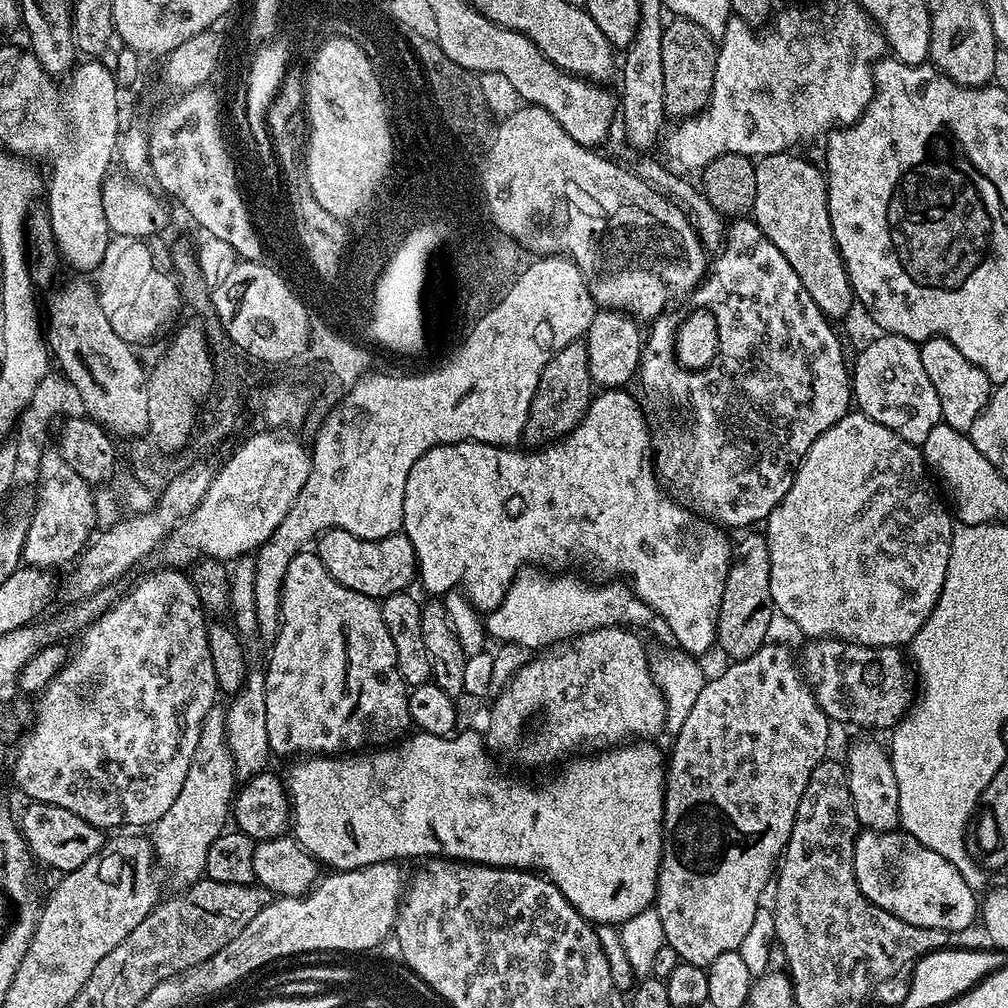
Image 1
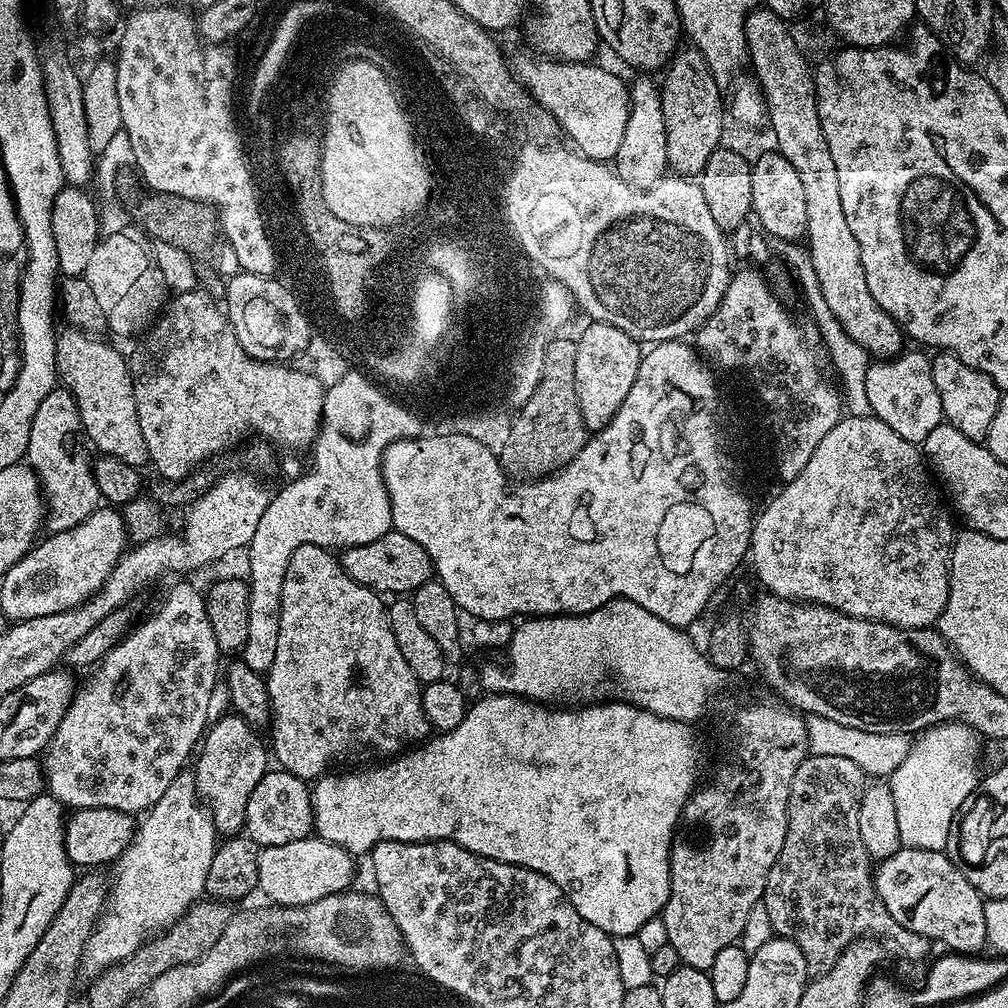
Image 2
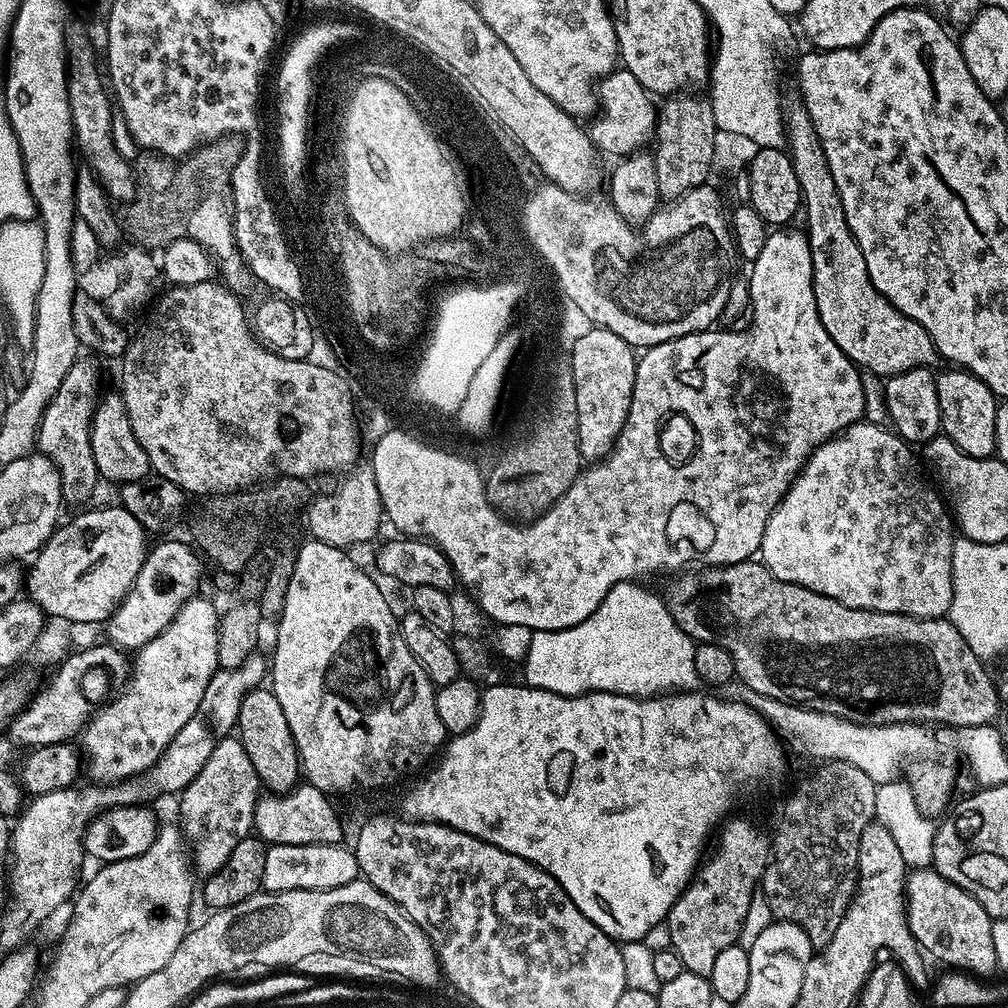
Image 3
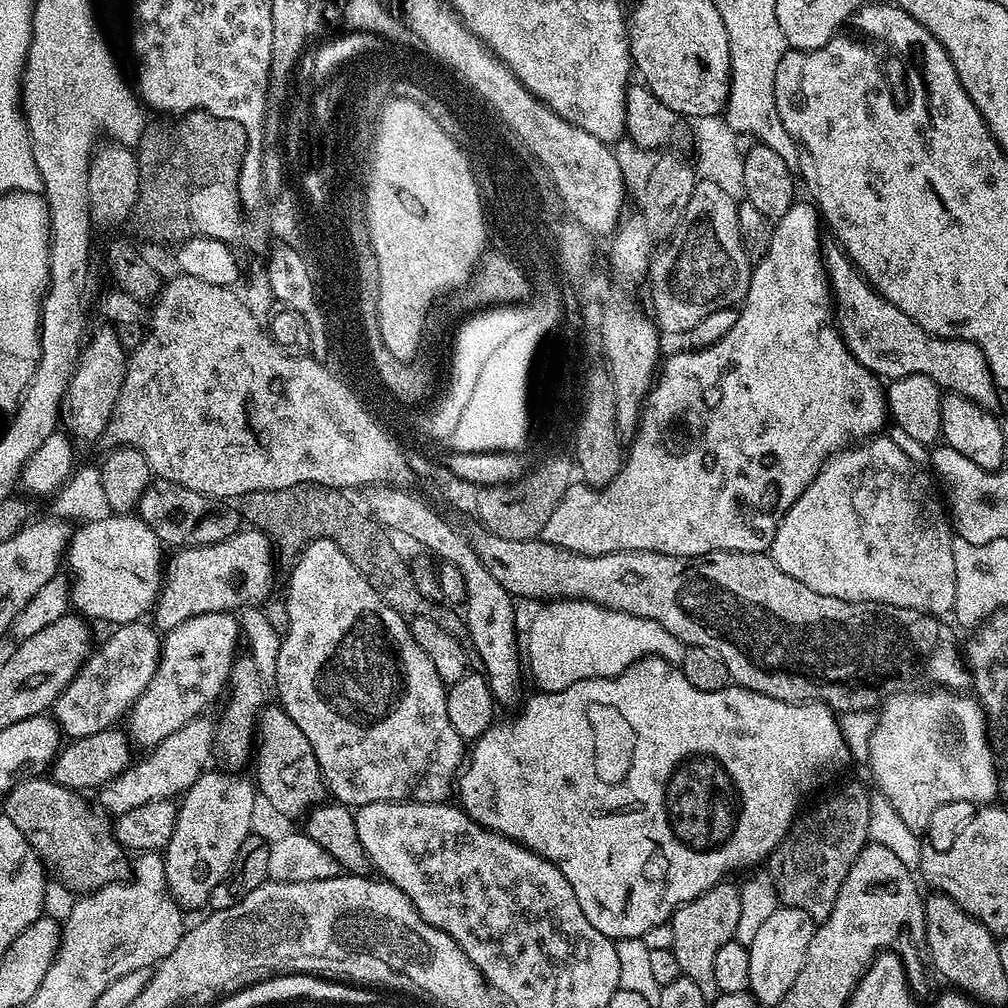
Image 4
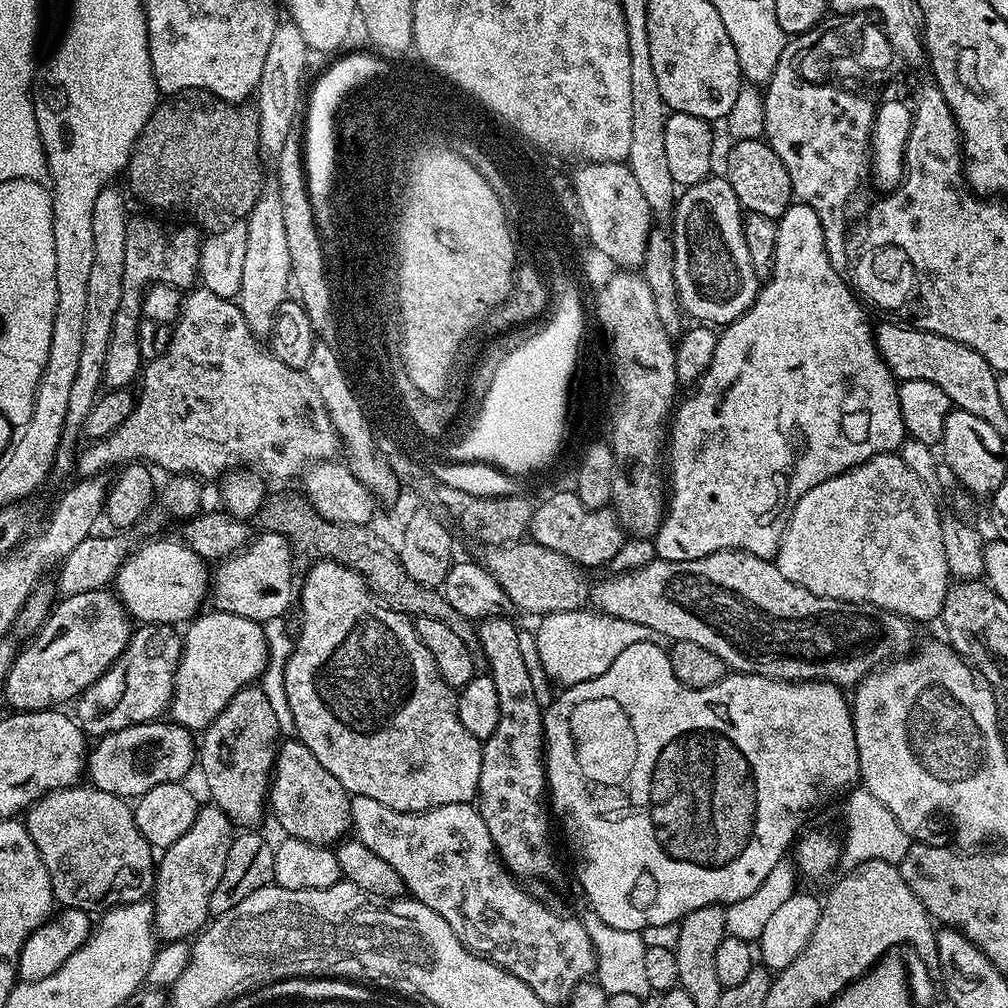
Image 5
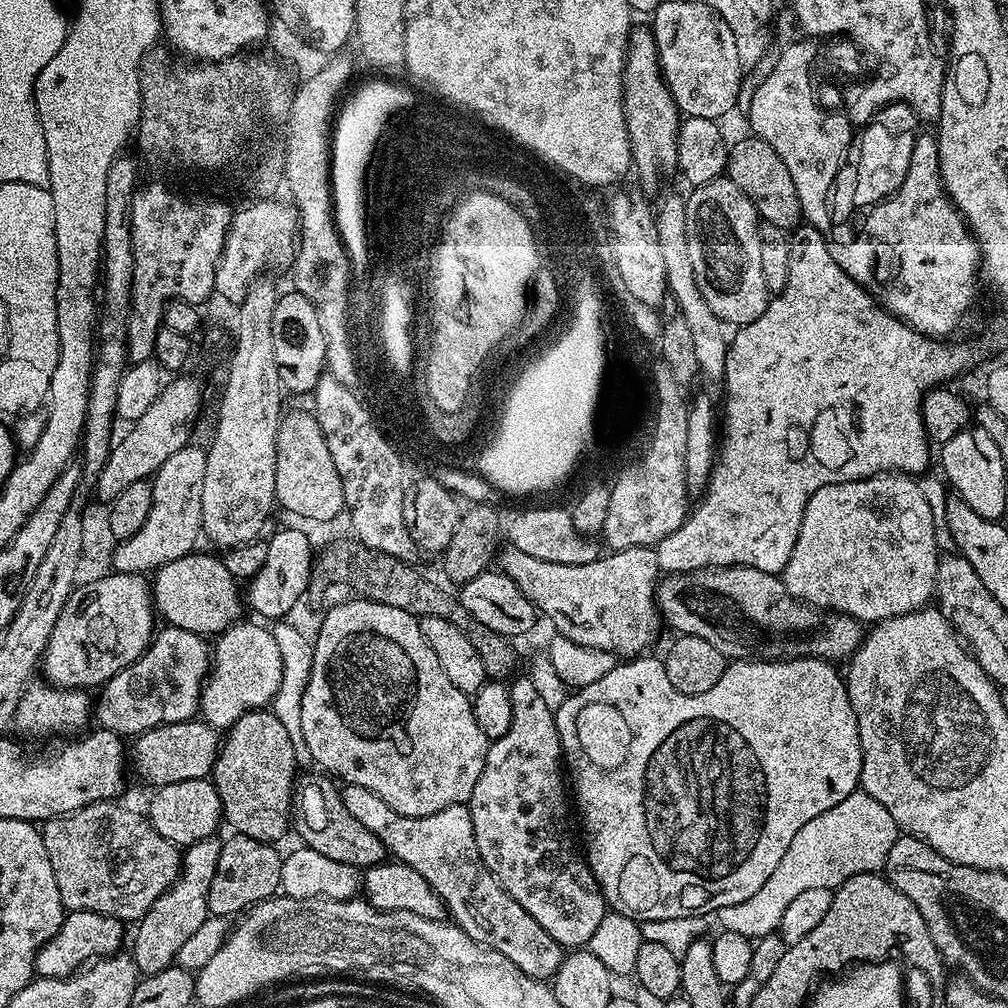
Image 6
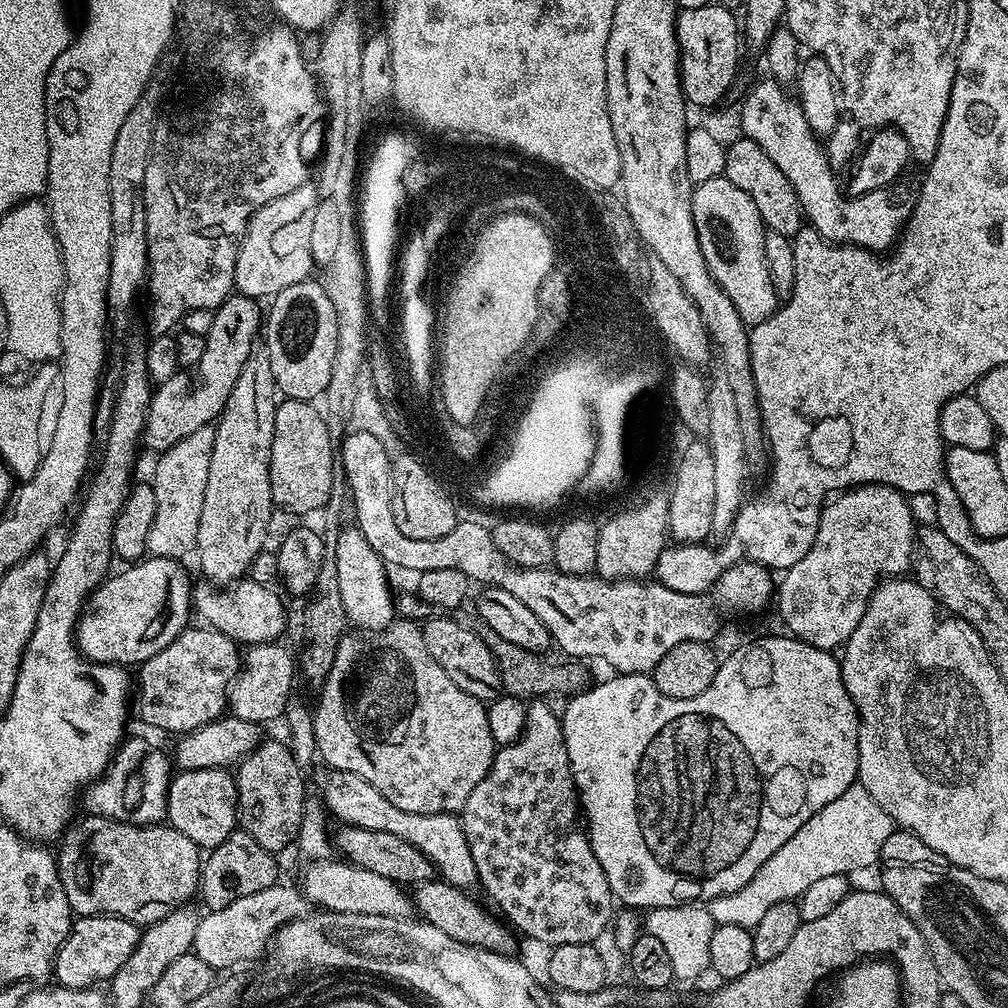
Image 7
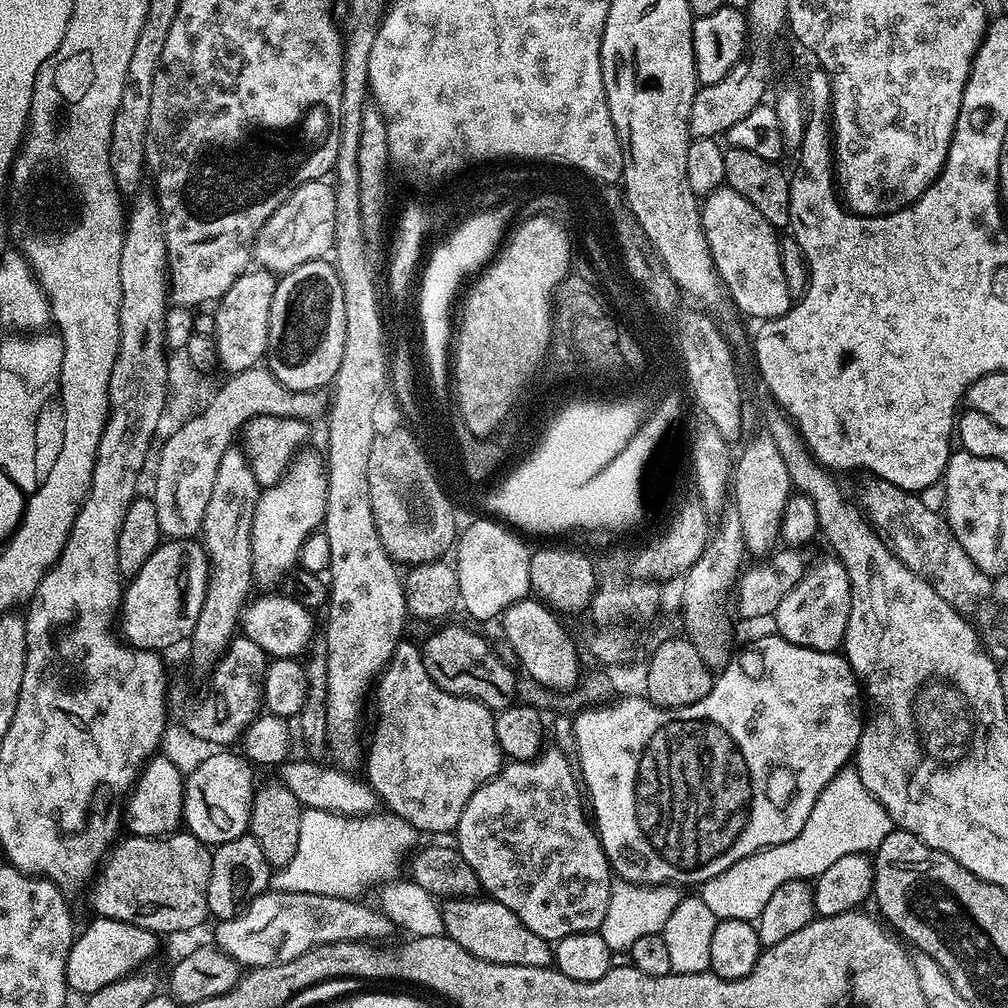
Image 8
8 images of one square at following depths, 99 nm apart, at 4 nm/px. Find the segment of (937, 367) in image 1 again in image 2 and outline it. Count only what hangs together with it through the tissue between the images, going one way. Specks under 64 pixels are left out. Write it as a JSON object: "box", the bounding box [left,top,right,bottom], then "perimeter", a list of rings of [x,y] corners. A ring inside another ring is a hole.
{"box":[931,351,1002,441],"perimeter":[[[937,351],[931,361],[934,386],[938,386],[938,398],[942,398],[944,420],[962,430],[966,438],[983,441],[990,430],[990,422],[994,422],[1002,390],[986,373],[978,371],[974,366],[966,366],[966,362],[962,362],[962,358],[952,352]]]}

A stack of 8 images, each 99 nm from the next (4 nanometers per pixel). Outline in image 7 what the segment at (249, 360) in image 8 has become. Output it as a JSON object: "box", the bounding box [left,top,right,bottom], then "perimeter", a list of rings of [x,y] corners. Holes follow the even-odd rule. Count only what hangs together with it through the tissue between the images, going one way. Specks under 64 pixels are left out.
{"box":[142,294,262,454],"perimeter":[[[239,294],[223,300],[213,311],[210,332],[204,337],[206,350],[202,350],[202,358],[195,368],[179,370],[168,381],[155,385],[144,423],[142,444],[145,449],[148,447],[153,454],[165,452],[174,442],[182,442],[182,438],[194,434],[194,430],[209,427],[223,412],[234,382],[238,382],[238,374],[242,374],[242,366],[252,357],[262,332],[262,308],[260,312],[256,304],[259,303],[253,297]]]}

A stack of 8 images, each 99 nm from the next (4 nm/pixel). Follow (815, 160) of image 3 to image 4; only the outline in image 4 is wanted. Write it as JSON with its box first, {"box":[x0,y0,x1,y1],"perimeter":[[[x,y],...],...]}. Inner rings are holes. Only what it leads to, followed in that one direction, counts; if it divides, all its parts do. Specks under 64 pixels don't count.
{"box":[822,243,1001,412],"perimeter":[[[825,243],[822,255],[824,273],[828,275],[830,300],[834,305],[834,323],[844,345],[858,363],[888,382],[910,374],[922,374],[933,380],[945,393],[973,400],[979,408],[988,412],[997,411],[1001,393],[990,374],[986,354],[977,344],[969,340],[944,340],[941,336],[922,330],[918,322],[898,310],[898,306],[891,304],[865,280],[839,244]]]}

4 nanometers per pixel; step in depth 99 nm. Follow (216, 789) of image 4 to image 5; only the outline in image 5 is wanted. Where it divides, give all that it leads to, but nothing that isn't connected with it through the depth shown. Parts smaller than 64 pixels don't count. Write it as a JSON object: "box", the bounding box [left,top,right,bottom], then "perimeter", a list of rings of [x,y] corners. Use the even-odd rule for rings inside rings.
{"box":[152,806,234,941],"perimeter":[[[204,806],[194,826],[190,826],[178,842],[163,849],[156,865],[152,900],[152,923],[161,941],[188,940],[209,923],[210,894],[214,894],[214,886],[218,886],[218,878],[222,878],[233,839],[234,825],[228,815],[221,808]]]}

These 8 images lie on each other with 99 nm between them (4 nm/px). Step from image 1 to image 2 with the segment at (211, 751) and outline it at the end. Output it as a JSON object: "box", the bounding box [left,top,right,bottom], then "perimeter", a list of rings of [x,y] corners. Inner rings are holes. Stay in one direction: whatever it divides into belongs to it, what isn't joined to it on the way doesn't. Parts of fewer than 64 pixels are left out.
{"box":[80,770,218,978],"perimeter":[[[188,770],[178,773],[170,786],[170,790],[166,790],[166,794],[162,794],[162,798],[158,798],[158,802],[154,802],[154,806],[143,813],[136,830],[136,839],[133,840],[129,848],[120,855],[119,860],[115,861],[114,869],[116,868],[116,873],[113,874],[112,880],[110,876],[110,887],[106,892],[106,911],[101,915],[100,920],[96,923],[95,930],[90,934],[90,938],[84,947],[84,957],[80,960],[83,975],[88,975],[88,978],[99,976],[101,972],[105,972],[110,966],[114,966],[118,962],[130,958],[130,954],[134,954],[134,950],[138,950],[147,940],[152,939],[153,936],[159,936],[160,933],[165,932],[174,921],[178,918],[182,918],[182,914],[186,914],[186,910],[205,895],[204,887],[206,886],[206,874],[210,874],[210,862],[214,862],[217,843],[218,833],[212,821],[212,815],[208,813],[207,807],[202,803],[196,791],[195,775]]]}

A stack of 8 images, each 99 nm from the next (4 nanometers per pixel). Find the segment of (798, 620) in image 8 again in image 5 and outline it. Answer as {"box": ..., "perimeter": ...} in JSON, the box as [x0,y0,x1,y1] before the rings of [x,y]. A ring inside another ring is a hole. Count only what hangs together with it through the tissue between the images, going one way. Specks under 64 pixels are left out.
{"box":[774,454,950,622],"perimeter":[[[899,454],[870,458],[866,463],[851,468],[848,472],[838,474],[834,478],[814,486],[814,490],[806,490],[806,494],[802,494],[802,498],[794,506],[792,517],[788,519],[788,525],[784,531],[780,548],[774,557],[774,562],[778,566],[778,570],[782,570],[784,577],[790,578],[790,582],[810,590],[810,594],[818,594],[822,598],[845,600],[851,604],[873,604],[882,610],[890,610],[894,614],[904,616],[913,622],[932,620],[935,616],[937,619],[944,610],[946,594],[950,587],[950,573],[946,558],[946,546],[942,546],[942,522],[940,521],[942,512],[941,509],[936,509],[936,500],[928,492],[931,492],[929,485],[920,481],[918,474],[914,474],[914,470],[910,470],[910,466],[906,466],[906,462],[902,462]]]}

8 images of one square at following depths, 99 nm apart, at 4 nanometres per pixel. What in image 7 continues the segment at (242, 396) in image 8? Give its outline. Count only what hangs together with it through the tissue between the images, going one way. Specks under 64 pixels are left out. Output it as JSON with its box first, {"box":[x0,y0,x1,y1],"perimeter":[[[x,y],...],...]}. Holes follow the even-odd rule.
{"box":[148,426,215,560],"perimeter":[[[209,426],[194,430],[182,442],[174,442],[165,452],[159,453],[156,464],[156,473],[150,477],[154,490],[154,498],[158,502],[158,510],[154,514],[154,526],[150,526],[148,535],[148,552],[153,556],[180,560],[187,552],[191,553],[198,538],[198,521],[202,519],[202,498],[206,498],[206,478],[210,478],[210,454],[214,446],[215,427]]]}

